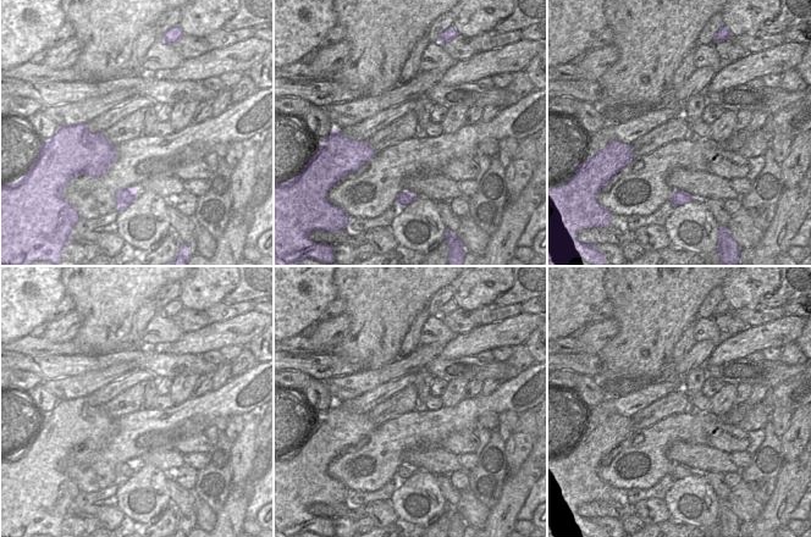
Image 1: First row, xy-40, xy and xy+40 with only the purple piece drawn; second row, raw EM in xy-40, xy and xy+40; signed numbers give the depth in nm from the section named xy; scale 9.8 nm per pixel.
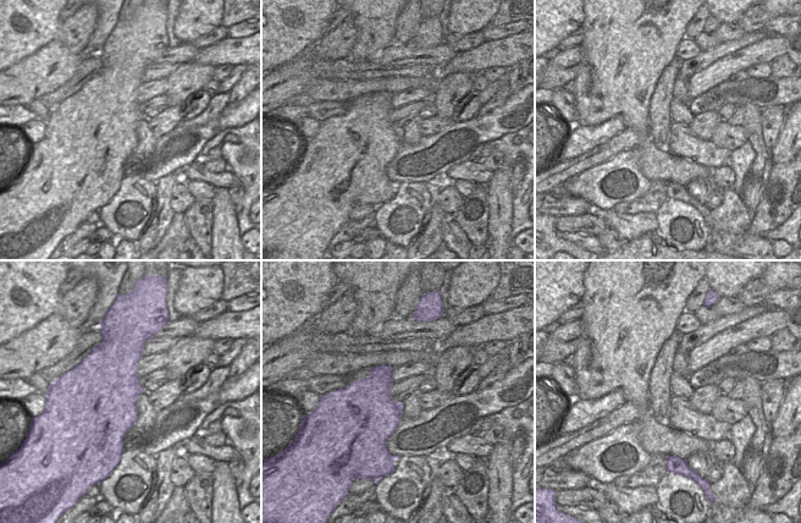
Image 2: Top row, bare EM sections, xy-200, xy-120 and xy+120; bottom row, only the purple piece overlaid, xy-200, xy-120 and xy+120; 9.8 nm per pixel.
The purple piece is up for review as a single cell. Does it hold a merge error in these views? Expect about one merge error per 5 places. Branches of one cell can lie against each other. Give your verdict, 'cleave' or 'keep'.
cleave

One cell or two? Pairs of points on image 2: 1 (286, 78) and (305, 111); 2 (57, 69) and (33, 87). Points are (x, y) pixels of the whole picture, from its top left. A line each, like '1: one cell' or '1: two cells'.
1: two cells
2: one cell

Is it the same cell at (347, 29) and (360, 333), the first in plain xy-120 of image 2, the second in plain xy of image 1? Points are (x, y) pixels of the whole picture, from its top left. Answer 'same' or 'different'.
different

